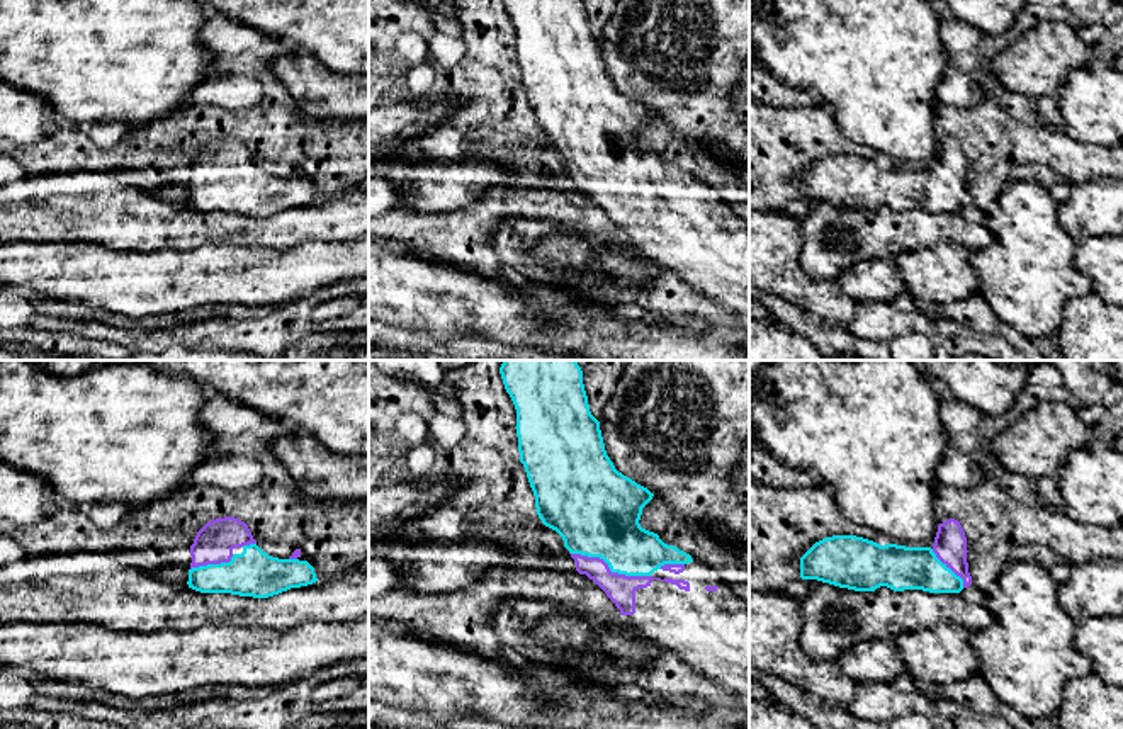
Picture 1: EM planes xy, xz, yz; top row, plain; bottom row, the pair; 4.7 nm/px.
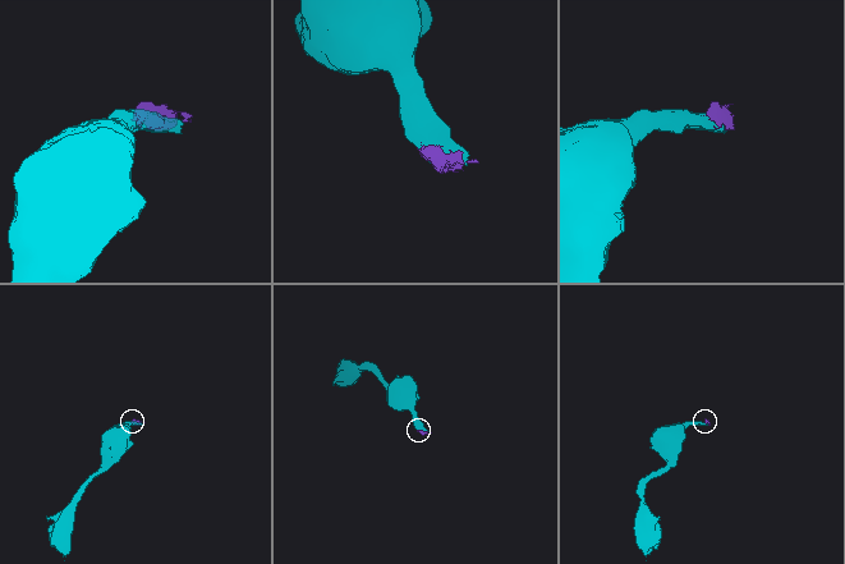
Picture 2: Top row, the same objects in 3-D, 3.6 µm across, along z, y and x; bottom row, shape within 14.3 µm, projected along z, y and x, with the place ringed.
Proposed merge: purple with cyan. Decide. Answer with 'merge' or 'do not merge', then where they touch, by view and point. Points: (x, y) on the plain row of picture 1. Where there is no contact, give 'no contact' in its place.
merge | xz (609, 187)

